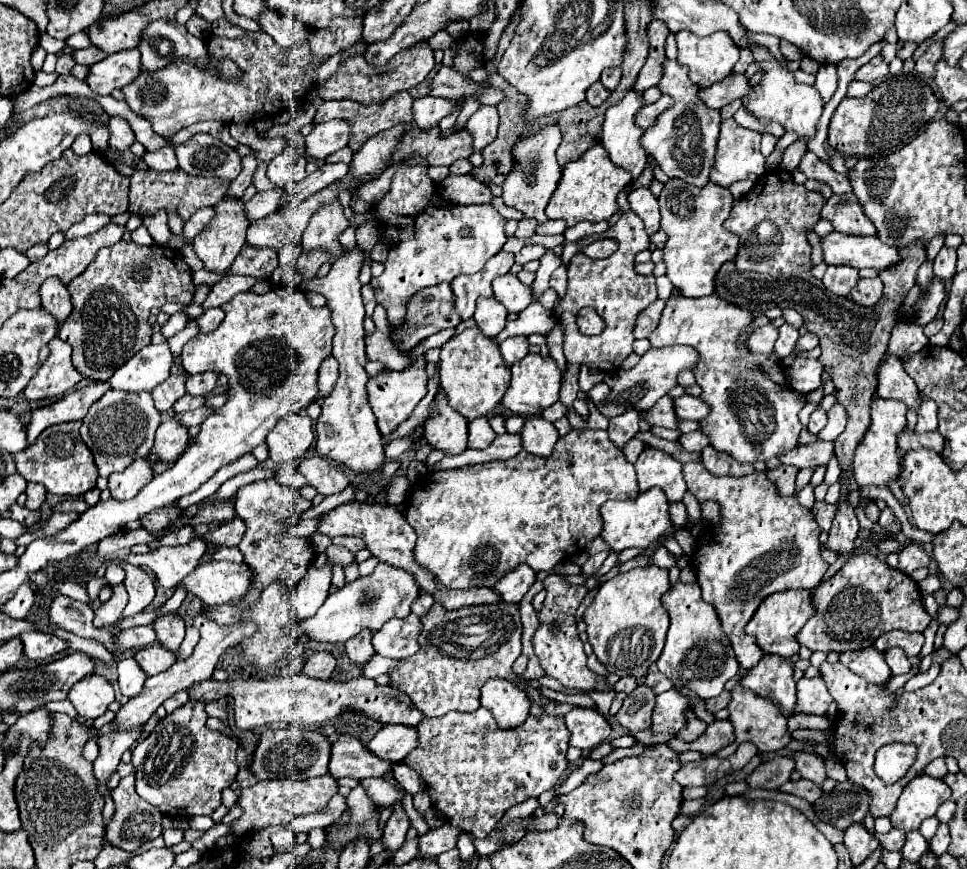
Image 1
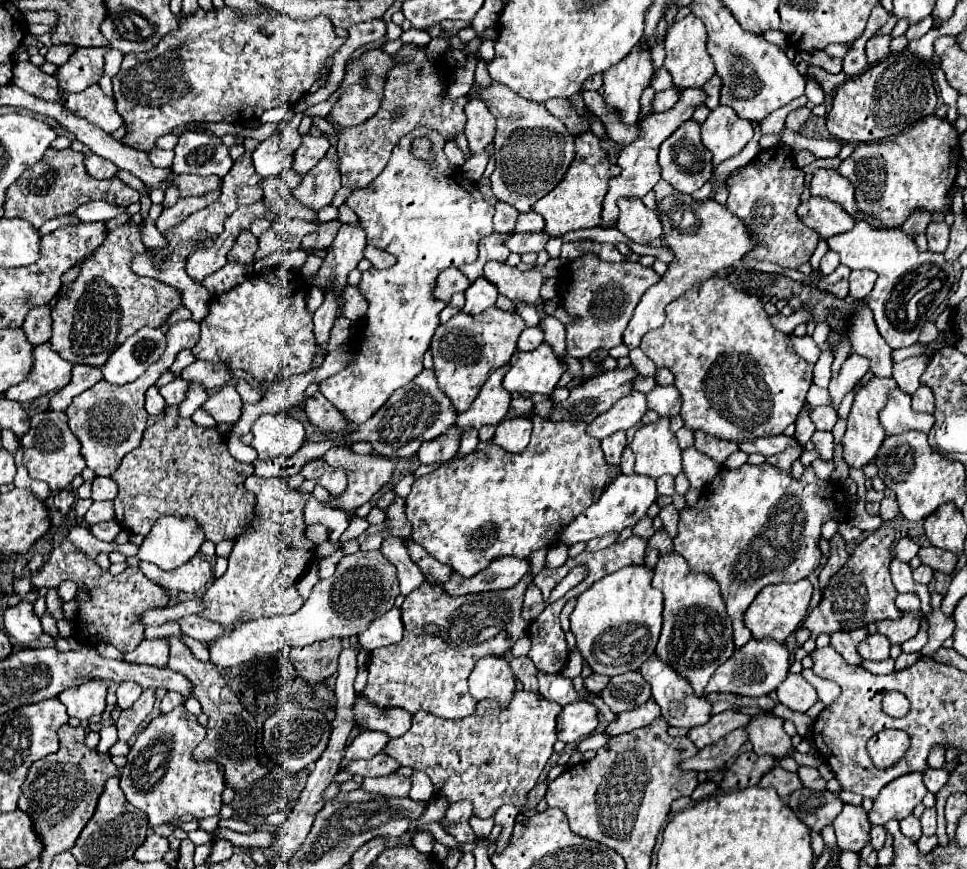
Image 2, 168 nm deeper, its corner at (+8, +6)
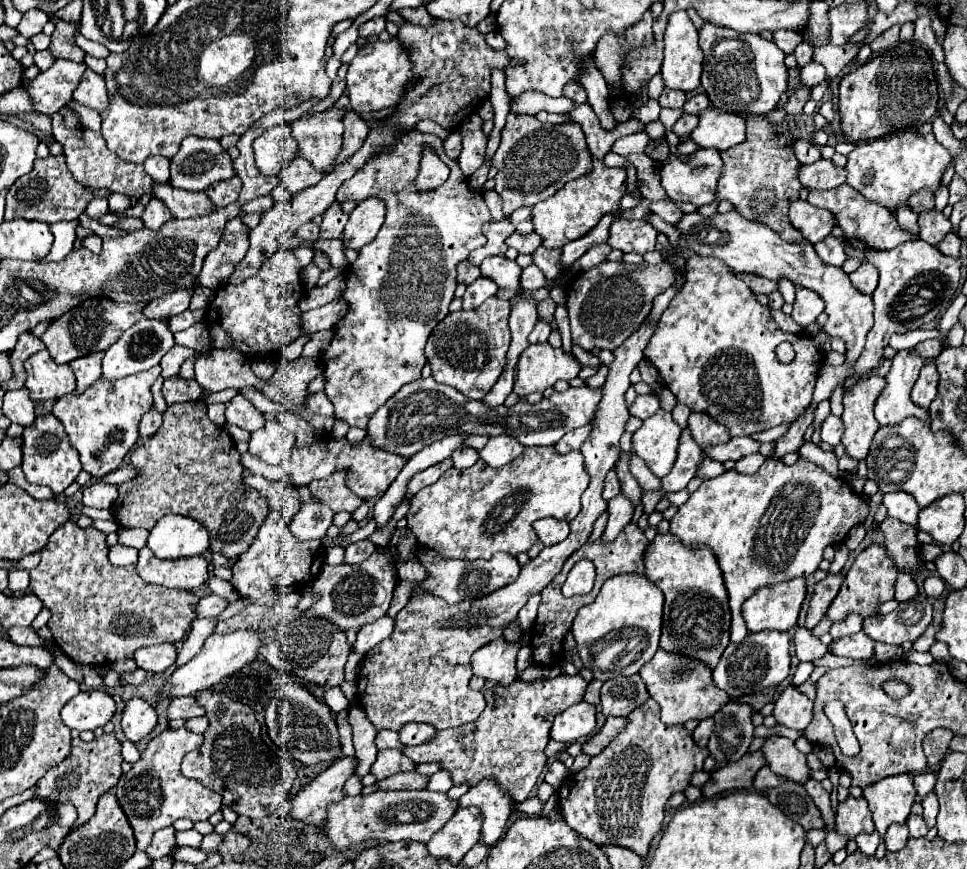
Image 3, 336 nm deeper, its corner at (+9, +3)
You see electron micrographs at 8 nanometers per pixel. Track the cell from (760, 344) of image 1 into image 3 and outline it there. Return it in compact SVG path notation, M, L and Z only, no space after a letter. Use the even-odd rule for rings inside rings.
M797 287L797 295L795 295L795 303L793 303L791 317L801 327L807 327L809 323L813 323L819 317L821 311L823 311L823 299L815 291Z

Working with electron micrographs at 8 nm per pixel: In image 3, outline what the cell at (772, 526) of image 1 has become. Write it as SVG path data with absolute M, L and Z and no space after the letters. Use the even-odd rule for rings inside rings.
M767 457L767 461L759 467L755 475L727 471L719 477L705 479L671 519L671 533L677 535L683 543L705 543L715 551L729 591L729 607L733 617L731 641L737 643L749 633L741 617L743 601L749 599L763 585L773 585L779 581L789 581L793 577L807 577L815 573L823 559L823 549L827 545L839 545L841 541L845 541L851 527L865 523L867 513L869 499L855 493L847 481L825 473L819 465L803 457L799 457L795 465L785 465L779 459Z

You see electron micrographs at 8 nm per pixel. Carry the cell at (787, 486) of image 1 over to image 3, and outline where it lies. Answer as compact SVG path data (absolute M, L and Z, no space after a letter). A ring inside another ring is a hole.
M807 407L803 415L799 415L787 429L785 435L781 435L777 439L777 451L773 457L781 459L785 453L789 451L799 451L799 447L803 445L803 433L805 429L813 423L813 417L815 417L815 407Z

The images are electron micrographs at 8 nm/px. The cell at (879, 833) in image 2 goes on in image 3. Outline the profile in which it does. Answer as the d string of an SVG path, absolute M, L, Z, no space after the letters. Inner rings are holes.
M891 825L885 833L885 845L887 845L887 851L897 851L901 849L903 845L907 845L907 839L909 839L909 829L907 825Z

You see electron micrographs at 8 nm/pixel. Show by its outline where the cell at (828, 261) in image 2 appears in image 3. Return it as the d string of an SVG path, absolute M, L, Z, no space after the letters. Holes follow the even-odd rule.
M827 235L821 243L817 243L817 245L815 245L815 251L817 251L817 255L819 255L825 263L835 265L835 267L841 267L843 261L847 259L843 241L837 239L837 237L833 237L833 235Z

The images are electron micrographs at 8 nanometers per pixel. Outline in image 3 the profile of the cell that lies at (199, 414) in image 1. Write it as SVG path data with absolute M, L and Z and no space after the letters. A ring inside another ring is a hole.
M235 395L227 403L225 417L227 417L227 423L233 423L249 433L253 433L265 425L263 413L259 409L255 409L255 405L251 401L247 401L243 395Z

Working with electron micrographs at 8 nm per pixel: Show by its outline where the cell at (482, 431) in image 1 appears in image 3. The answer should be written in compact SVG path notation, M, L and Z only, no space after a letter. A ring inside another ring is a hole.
M459 447L457 451L453 451L451 455L453 459L453 467L455 469L463 469L463 467L471 467L479 461L479 453L475 449L467 449L467 447Z

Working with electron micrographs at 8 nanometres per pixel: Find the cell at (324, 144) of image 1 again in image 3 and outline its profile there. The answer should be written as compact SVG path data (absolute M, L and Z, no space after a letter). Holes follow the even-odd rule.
M293 159L283 171L281 171L281 181L285 183L285 187L289 189L289 193L299 193L307 187L317 185L323 179L323 173L317 171L307 159Z

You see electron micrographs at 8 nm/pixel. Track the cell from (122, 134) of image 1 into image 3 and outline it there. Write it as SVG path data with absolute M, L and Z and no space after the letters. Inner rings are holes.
M85 69L77 89L73 91L73 99L81 105L87 105L95 111L103 111L105 103L107 103L107 89L105 89L105 79L95 73L93 69Z

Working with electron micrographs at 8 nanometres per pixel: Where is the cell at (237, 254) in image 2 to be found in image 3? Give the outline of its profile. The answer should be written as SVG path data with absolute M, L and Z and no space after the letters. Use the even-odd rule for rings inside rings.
M243 213L231 219L221 235L219 245L205 257L203 269L197 281L209 289L219 289L227 283L227 277L233 273L233 267L241 261L249 247L249 227L243 223Z

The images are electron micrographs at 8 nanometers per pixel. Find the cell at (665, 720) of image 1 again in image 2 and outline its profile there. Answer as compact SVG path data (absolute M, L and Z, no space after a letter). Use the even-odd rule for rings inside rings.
M650 698L646 704L638 706L636 710L630 710L630 712L624 712L616 718L616 722L608 724L606 732L610 736L616 736L616 734L622 734L622 732L632 732L636 728L642 728L642 726L648 726L652 724L654 720L660 718L660 710L658 710L658 704Z

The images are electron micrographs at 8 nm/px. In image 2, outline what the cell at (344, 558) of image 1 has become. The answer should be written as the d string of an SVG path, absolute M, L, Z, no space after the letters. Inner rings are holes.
M322 524L308 526L308 528L306 528L306 538L312 540L316 546L318 546L318 544L324 544L324 542L328 542L328 530L326 530Z

